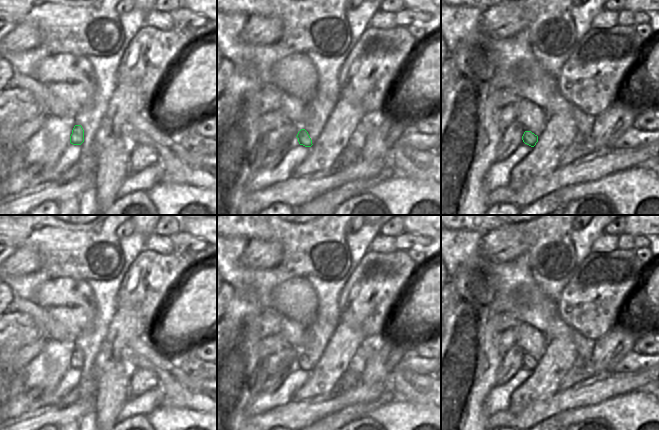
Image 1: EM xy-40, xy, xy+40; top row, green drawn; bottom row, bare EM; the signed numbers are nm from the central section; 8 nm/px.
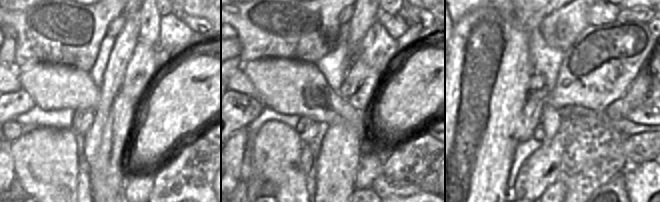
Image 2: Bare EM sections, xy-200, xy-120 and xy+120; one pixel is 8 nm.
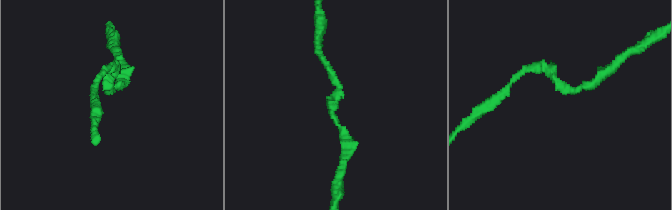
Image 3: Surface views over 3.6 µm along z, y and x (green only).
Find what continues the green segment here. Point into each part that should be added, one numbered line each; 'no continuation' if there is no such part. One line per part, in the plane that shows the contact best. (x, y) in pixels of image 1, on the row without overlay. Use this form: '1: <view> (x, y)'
no continuation

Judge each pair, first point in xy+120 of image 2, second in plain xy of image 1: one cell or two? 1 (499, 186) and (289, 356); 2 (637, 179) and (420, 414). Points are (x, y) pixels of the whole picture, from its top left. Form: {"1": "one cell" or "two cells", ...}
{"1": "two cells", "2": "one cell"}

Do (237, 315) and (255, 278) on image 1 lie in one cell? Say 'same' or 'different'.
different

